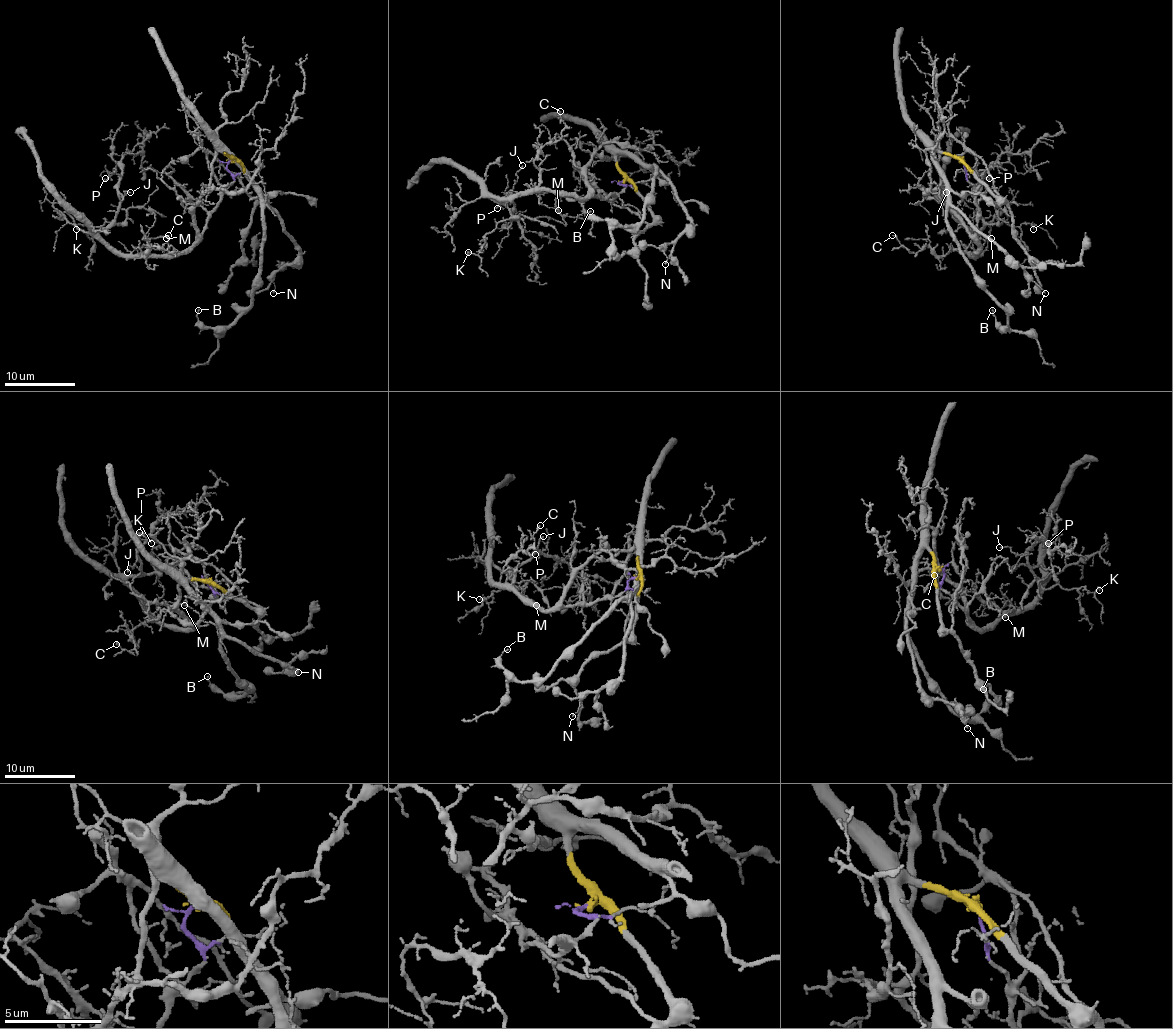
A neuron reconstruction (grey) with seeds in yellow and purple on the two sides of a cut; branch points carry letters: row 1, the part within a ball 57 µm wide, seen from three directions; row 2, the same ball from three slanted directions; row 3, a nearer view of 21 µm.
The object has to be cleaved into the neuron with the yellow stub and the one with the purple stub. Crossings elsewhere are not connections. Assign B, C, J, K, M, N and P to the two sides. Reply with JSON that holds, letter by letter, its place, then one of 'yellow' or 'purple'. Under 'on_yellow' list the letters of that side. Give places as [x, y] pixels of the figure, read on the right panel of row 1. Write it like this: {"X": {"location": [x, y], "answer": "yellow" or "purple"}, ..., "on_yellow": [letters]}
{"B": {"location": [992, 310], "answer": "yellow"}, "C": {"location": [892, 235], "answer": "purple"}, "J": {"location": [946, 192], "answer": "purple"}, "K": {"location": [1033, 229], "answer": "purple"}, "M": {"location": [991, 238], "answer": "purple"}, "N": {"location": [1045, 293], "answer": "yellow"}, "P": {"location": [989, 178], "answer": "purple"}, "on_yellow": ["B", "N"]}

